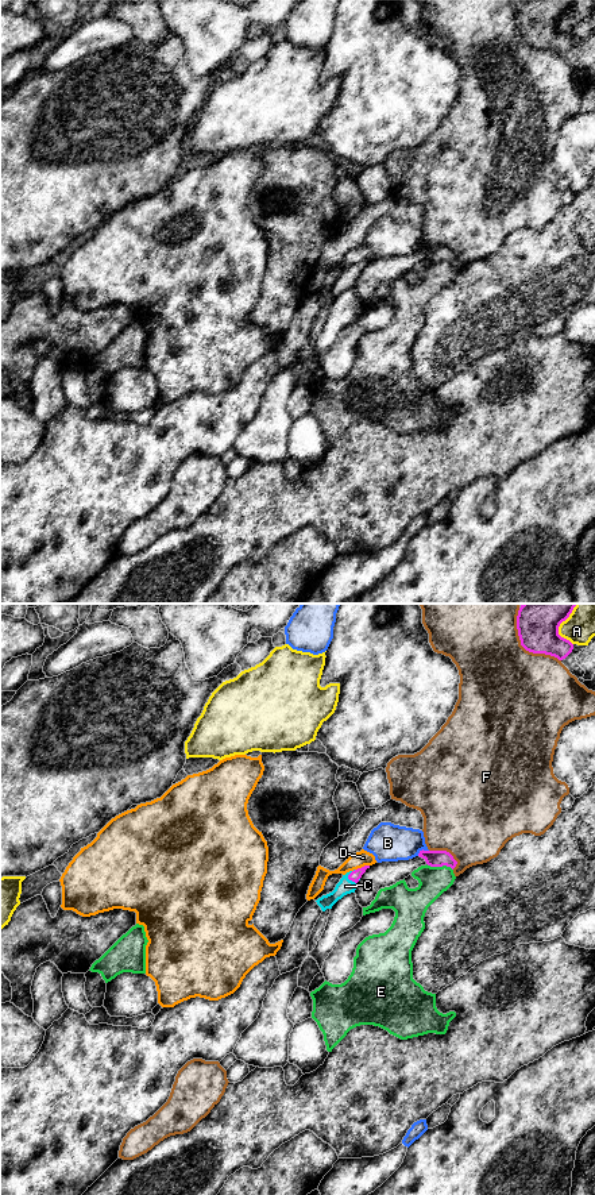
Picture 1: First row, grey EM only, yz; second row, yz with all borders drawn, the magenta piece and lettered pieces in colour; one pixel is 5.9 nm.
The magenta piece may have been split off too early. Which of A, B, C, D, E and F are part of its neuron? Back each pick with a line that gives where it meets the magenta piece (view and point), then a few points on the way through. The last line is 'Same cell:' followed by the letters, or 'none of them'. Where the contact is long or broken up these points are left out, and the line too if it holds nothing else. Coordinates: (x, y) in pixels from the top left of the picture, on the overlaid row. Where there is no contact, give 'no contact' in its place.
C: yz (348, 878)
Same cell: C

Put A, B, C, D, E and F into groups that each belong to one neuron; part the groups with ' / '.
A / B / C / D / E / F

